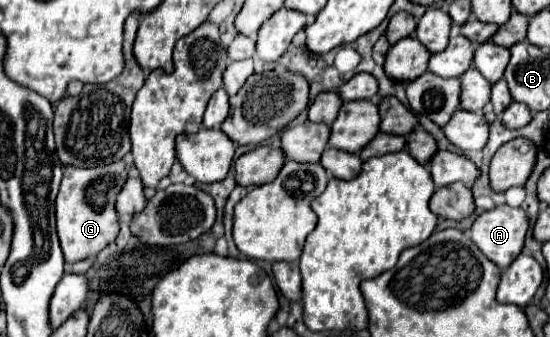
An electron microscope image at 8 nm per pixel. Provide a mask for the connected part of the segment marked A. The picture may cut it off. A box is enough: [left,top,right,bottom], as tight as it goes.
[471,205,529,269]

